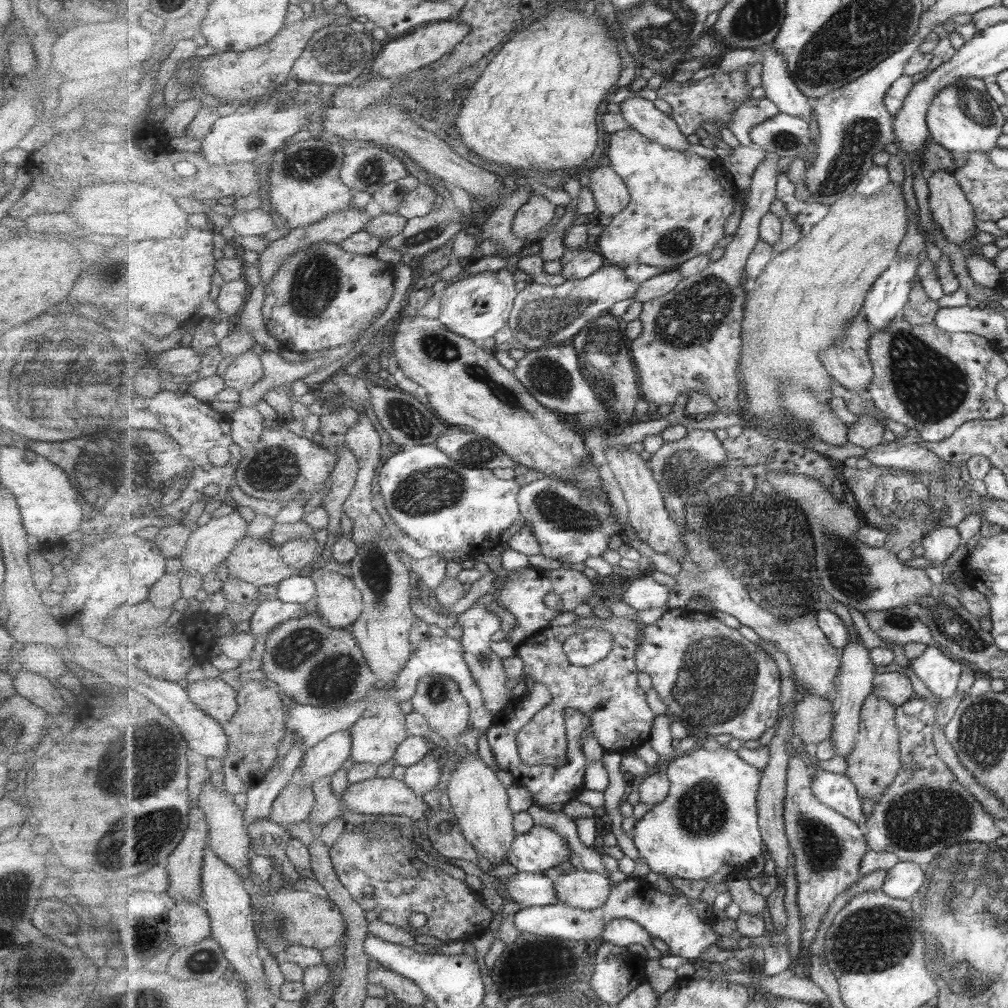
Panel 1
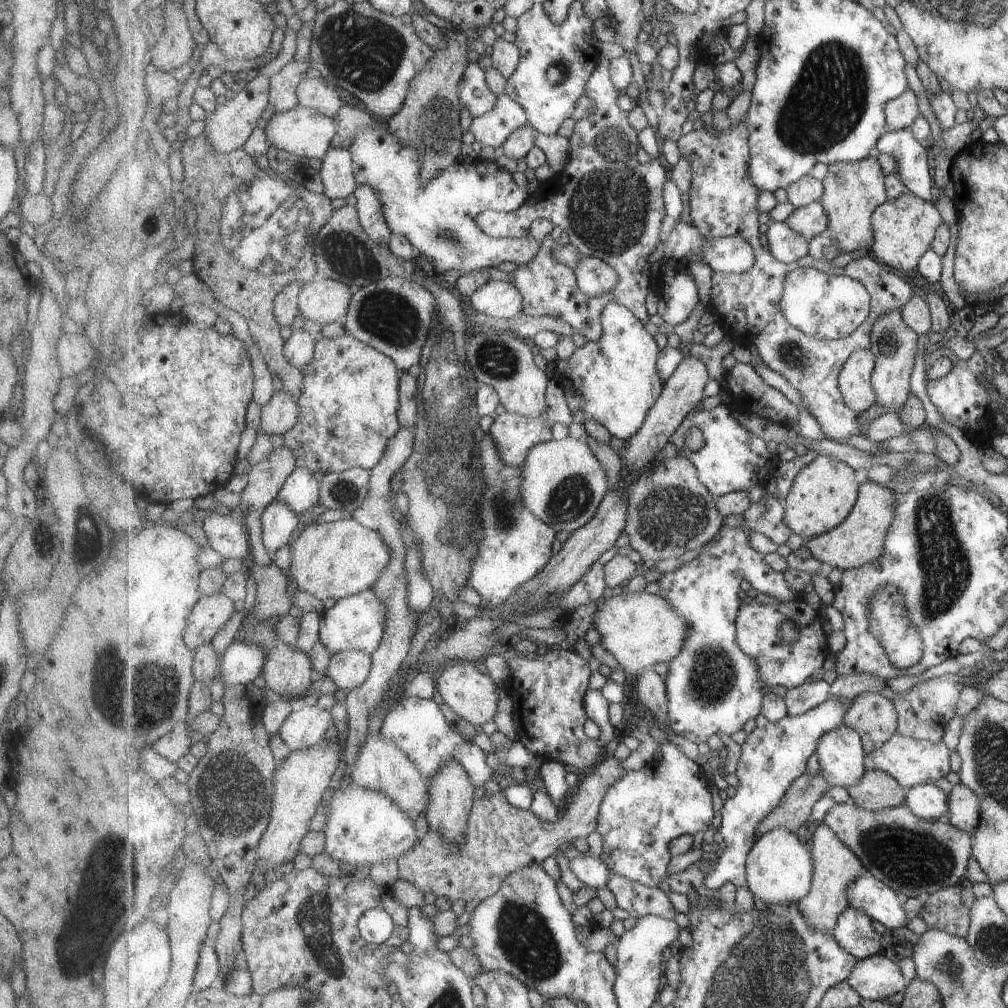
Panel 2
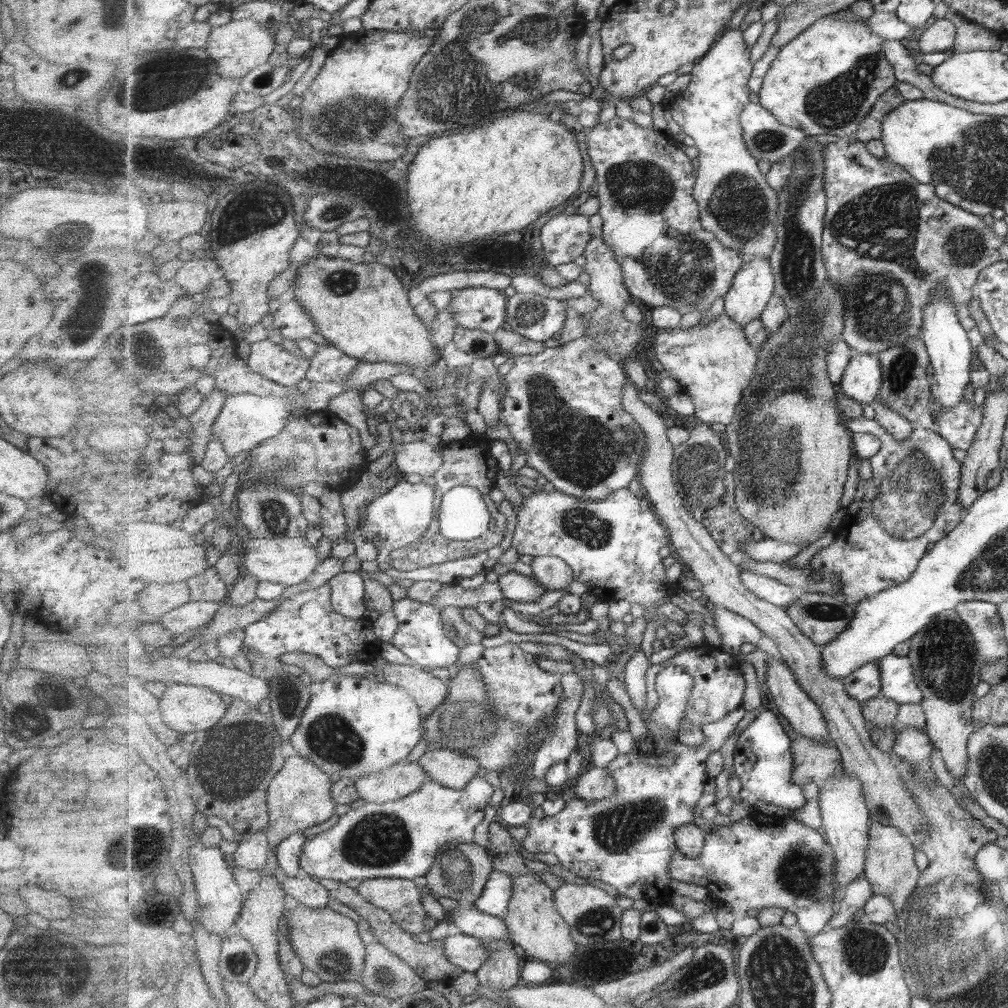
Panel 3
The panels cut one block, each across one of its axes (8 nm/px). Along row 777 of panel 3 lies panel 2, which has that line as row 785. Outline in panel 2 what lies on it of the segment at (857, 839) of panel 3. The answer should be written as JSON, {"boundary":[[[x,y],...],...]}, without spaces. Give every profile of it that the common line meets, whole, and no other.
{"boundary":[[[844,724],[839,728],[835,728],[833,732],[828,732],[820,738],[820,743],[816,751],[821,761],[820,771],[823,772],[825,780],[831,786],[842,786],[848,789],[851,786],[861,784],[861,780],[863,780],[863,776],[865,776],[867,771],[865,766],[867,756],[862,738],[857,734],[856,730]]]}

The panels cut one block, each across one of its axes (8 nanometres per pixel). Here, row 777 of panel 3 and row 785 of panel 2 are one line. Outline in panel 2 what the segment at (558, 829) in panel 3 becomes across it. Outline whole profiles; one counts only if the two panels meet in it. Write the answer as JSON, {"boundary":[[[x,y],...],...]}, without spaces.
{"boundary":[[[654,723],[650,733],[661,742],[664,757],[659,763],[646,764],[635,771],[626,771],[625,776],[622,776],[621,780],[607,792],[602,802],[596,832],[603,838],[600,857],[609,867],[609,872],[625,876],[649,888],[659,888],[659,882],[669,878],[667,870],[673,857],[669,850],[671,841],[683,835],[696,836],[698,833],[707,831],[709,822],[713,822],[715,818],[715,810],[713,810],[713,794],[709,790],[709,777],[701,765],[693,762],[691,756],[685,756],[685,751],[683,752],[683,749],[677,746],[675,736],[667,734],[663,726]]]}

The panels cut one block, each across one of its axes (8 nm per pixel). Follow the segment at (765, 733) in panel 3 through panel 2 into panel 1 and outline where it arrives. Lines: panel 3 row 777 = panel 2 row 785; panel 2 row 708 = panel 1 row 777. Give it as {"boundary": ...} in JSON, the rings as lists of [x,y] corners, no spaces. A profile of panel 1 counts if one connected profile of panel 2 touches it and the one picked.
{"boundary":[[[819,769],[812,778],[812,789],[815,790],[816,797],[829,808],[865,827],[863,799],[859,796],[855,783],[846,774]]]}

